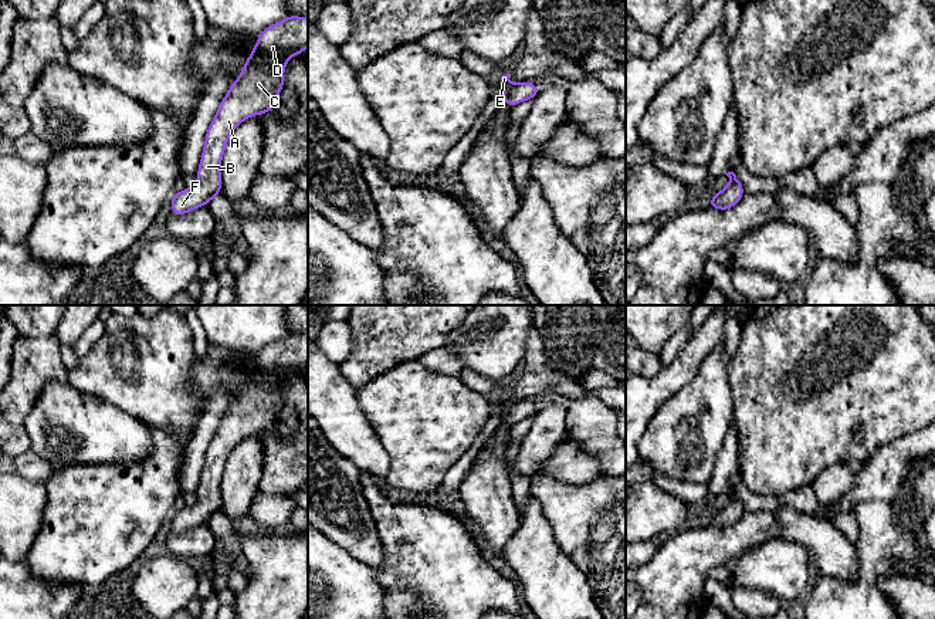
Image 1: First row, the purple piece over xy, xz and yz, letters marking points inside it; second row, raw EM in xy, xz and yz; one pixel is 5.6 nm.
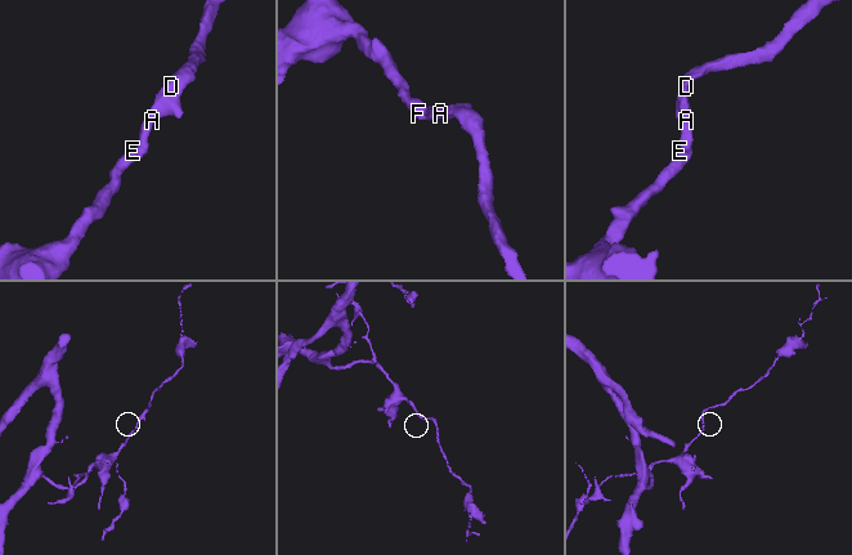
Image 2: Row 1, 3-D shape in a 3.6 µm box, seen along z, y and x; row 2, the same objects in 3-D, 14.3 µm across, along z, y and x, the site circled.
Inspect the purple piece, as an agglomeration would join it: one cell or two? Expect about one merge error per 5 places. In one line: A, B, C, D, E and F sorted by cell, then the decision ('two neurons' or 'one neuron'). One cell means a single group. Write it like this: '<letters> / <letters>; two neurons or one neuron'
A B C D E F; one neuron

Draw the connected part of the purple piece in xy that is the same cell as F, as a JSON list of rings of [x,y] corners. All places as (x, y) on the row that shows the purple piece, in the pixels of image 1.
[[[288,16],[267,27],[221,101],[207,133],[197,185],[175,193],[172,214],[186,214],[221,193],[220,163],[231,132],[247,118],[270,112],[284,87],[287,61],[308,47],[308,18]]]

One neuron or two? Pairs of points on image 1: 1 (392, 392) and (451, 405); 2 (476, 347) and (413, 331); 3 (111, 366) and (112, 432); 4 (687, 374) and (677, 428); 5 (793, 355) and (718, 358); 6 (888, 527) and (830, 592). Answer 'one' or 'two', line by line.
1: one
2: two
3: two
4: two
5: two
6: one

